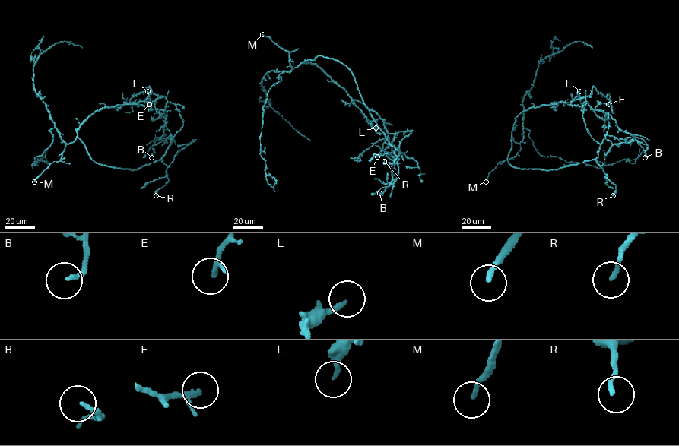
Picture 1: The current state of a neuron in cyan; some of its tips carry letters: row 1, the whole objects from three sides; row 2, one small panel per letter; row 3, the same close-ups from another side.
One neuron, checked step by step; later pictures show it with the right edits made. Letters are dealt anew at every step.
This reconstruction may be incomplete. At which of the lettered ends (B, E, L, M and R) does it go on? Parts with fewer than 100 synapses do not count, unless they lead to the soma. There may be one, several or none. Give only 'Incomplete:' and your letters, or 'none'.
Incomplete: M

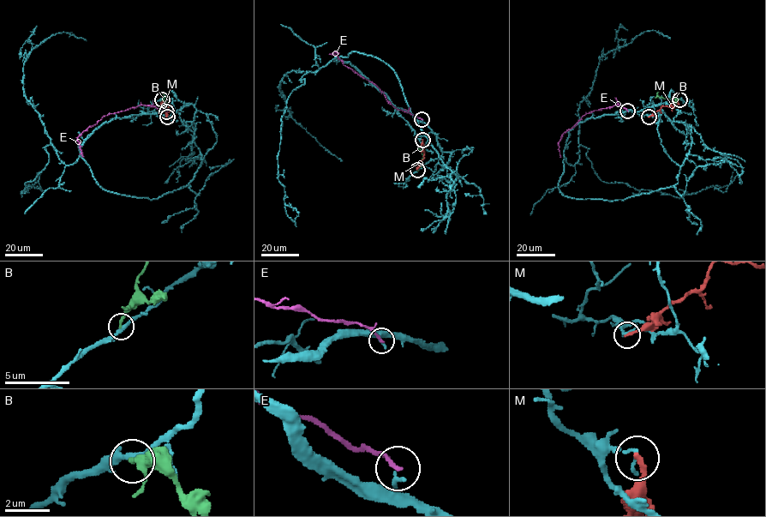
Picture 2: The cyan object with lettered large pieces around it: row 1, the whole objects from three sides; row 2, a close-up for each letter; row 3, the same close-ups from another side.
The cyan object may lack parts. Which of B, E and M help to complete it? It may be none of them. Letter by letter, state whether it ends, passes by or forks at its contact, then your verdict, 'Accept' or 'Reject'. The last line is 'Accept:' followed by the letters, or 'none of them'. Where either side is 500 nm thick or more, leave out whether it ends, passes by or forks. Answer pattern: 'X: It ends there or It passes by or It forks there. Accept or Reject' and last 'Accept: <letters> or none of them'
B: It ends there. Reject
E: It ends there. Reject
M: It ends there. Reject
Accept: none of them

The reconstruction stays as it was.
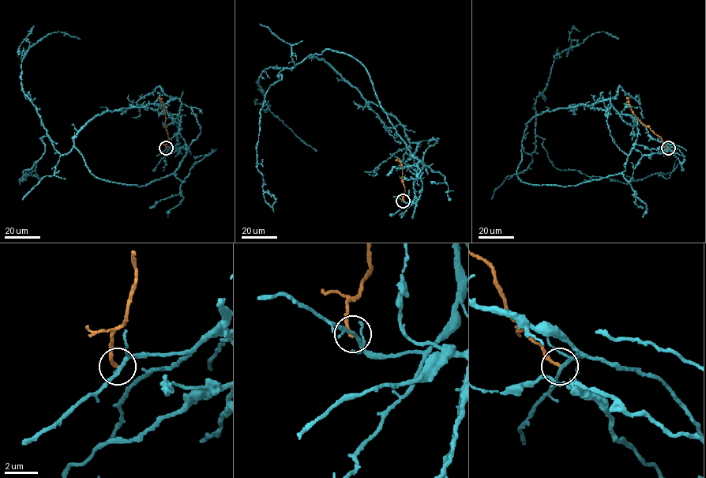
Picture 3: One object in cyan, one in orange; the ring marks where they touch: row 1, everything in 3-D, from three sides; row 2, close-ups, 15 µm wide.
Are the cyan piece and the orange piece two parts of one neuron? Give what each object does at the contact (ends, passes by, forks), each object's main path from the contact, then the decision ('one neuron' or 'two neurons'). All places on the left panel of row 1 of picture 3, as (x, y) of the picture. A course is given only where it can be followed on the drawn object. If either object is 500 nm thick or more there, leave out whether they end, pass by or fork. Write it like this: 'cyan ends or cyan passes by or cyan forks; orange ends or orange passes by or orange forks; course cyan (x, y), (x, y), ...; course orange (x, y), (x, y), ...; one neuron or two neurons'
cyan forks; orange ends; course cyan (167, 148), (178, 143), (177, 98), (96, 114), (64, 155), (43, 136), (20, 184), (37, 162); course orange (167, 148), (168, 133), (164, 125), (165, 112), (158, 96); two neurons

